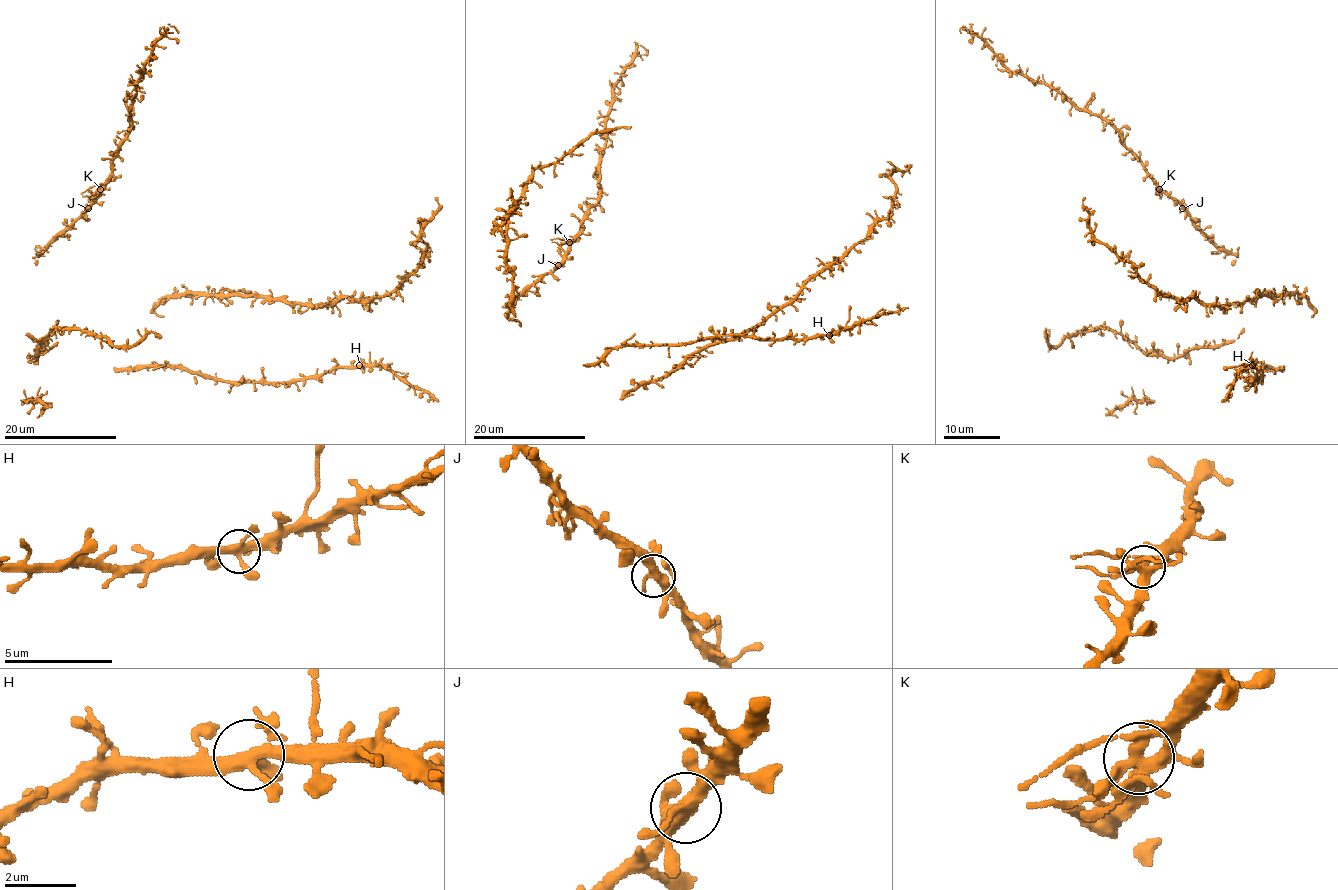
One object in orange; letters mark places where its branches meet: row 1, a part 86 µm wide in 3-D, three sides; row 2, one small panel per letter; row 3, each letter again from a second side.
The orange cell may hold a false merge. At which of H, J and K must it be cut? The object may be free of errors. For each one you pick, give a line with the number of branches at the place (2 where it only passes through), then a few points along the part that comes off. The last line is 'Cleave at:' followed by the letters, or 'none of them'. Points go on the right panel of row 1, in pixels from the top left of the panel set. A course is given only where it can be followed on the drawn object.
K: Branches: 7
Cleave at: K

